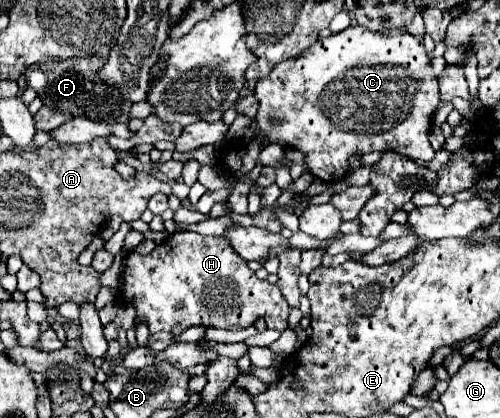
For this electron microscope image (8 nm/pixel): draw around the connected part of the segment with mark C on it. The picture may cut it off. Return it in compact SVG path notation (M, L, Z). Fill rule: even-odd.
M357 25L333 33L327 39L319 39L301 57L275 65L267 77L259 79L255 97L259 99L259 111L255 117L259 123L257 137L267 135L271 143L285 143L287 147L299 149L305 155L305 169L325 183L331 179L333 183L345 179L349 169L347 159L353 153L393 149L395 153L423 161L431 161L435 155L427 135L433 123L433 113L439 105L439 85L423 37L409 35L405 29L373 33ZM269 117L277 117L277 123Z

